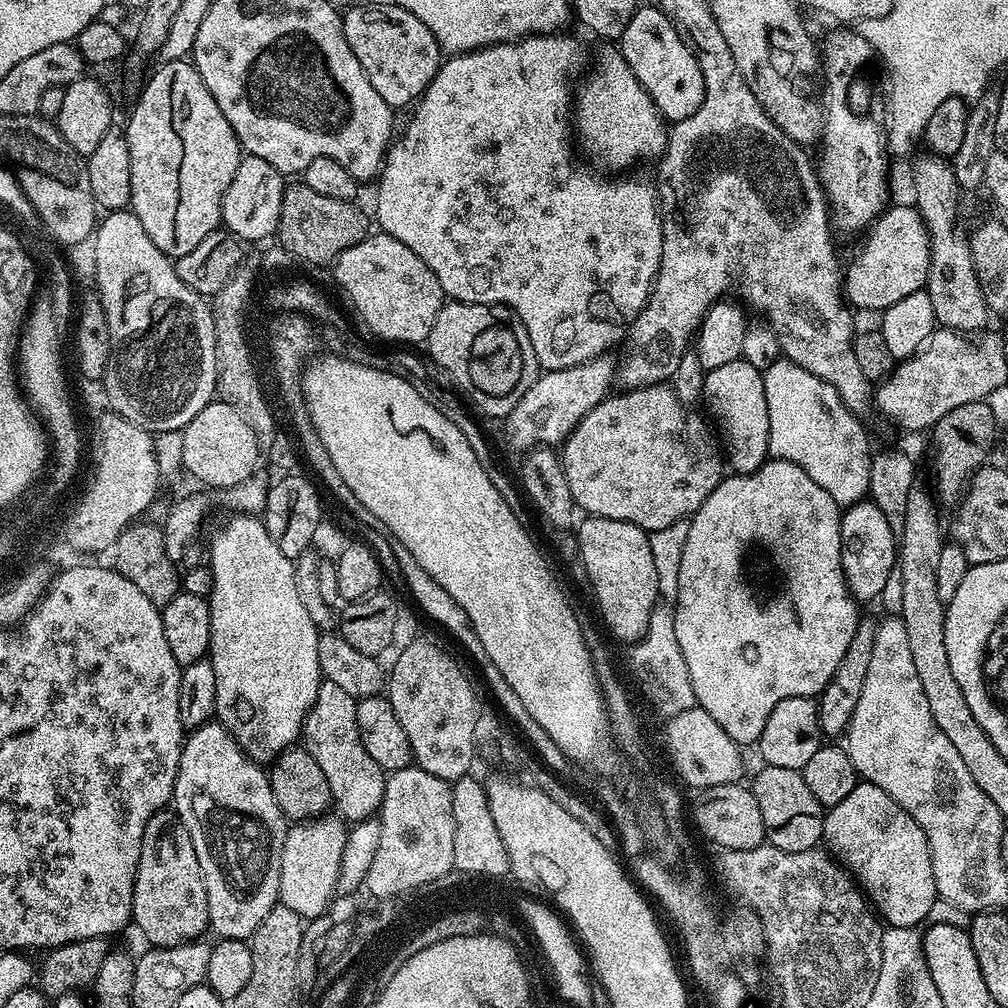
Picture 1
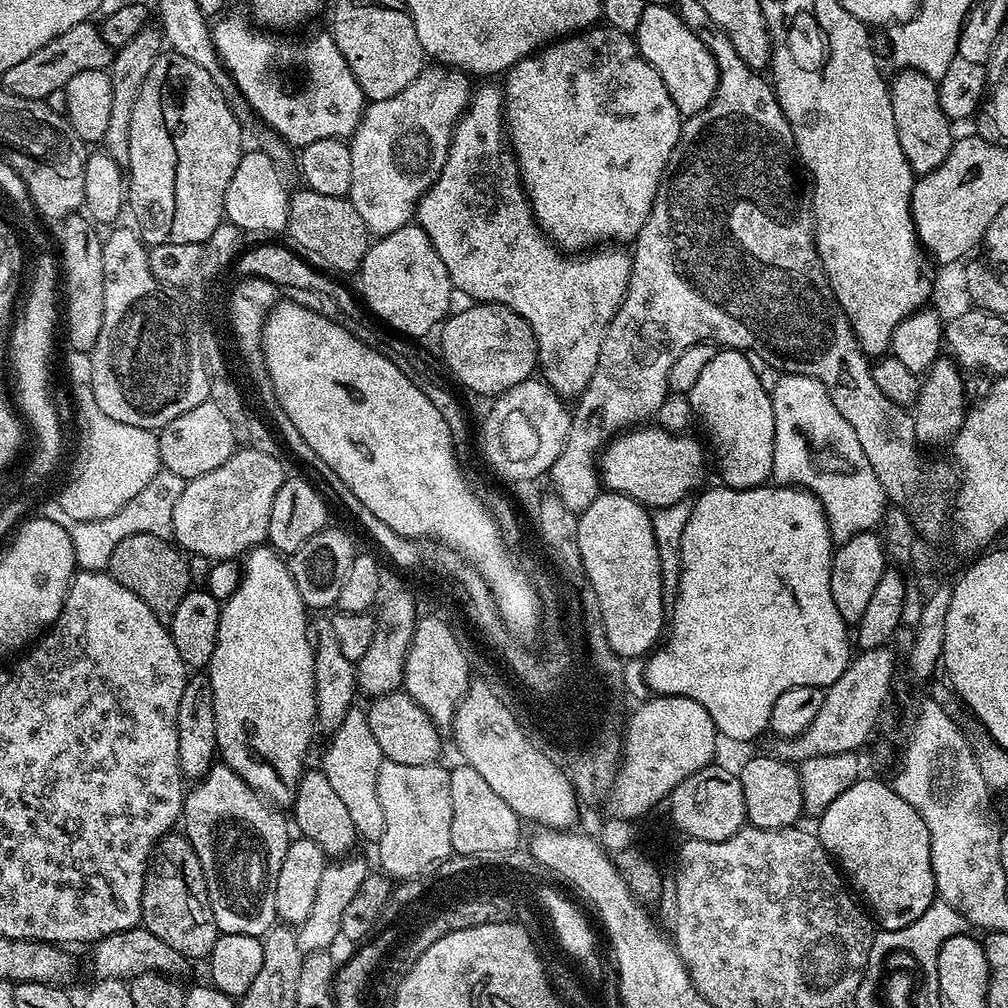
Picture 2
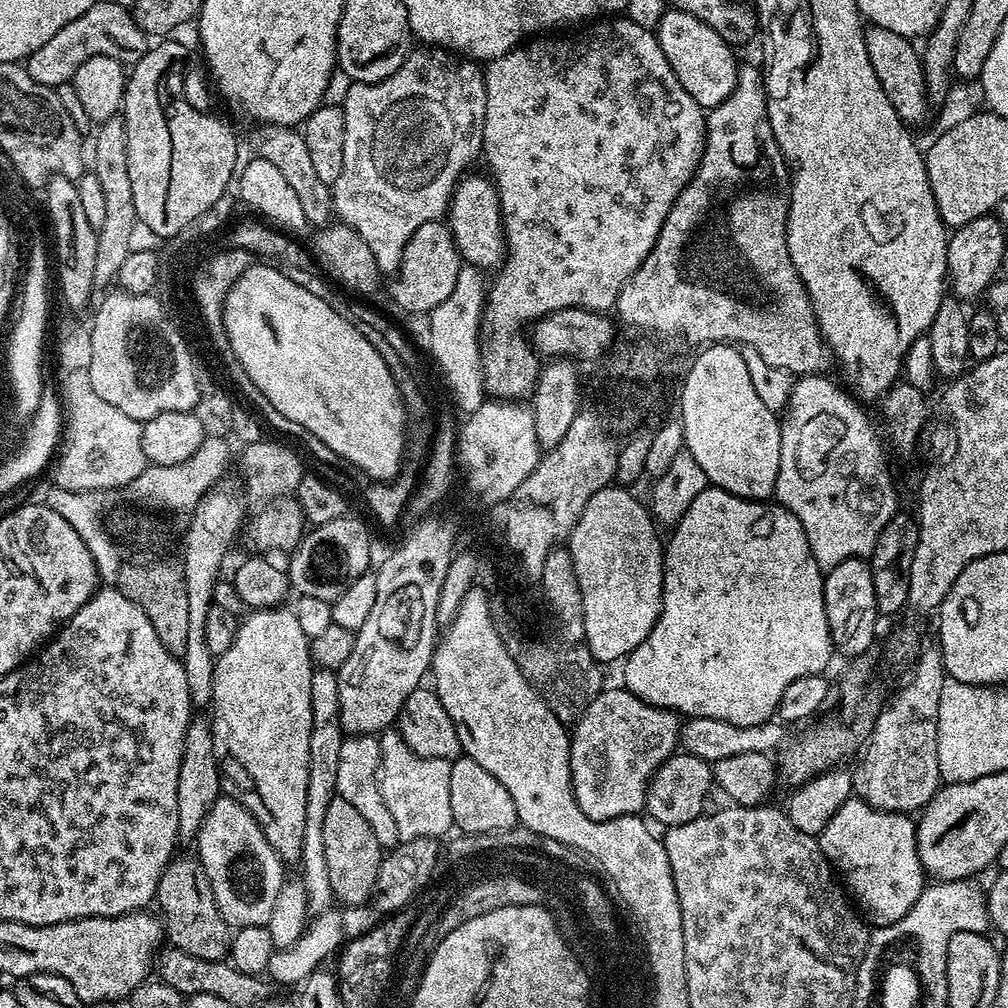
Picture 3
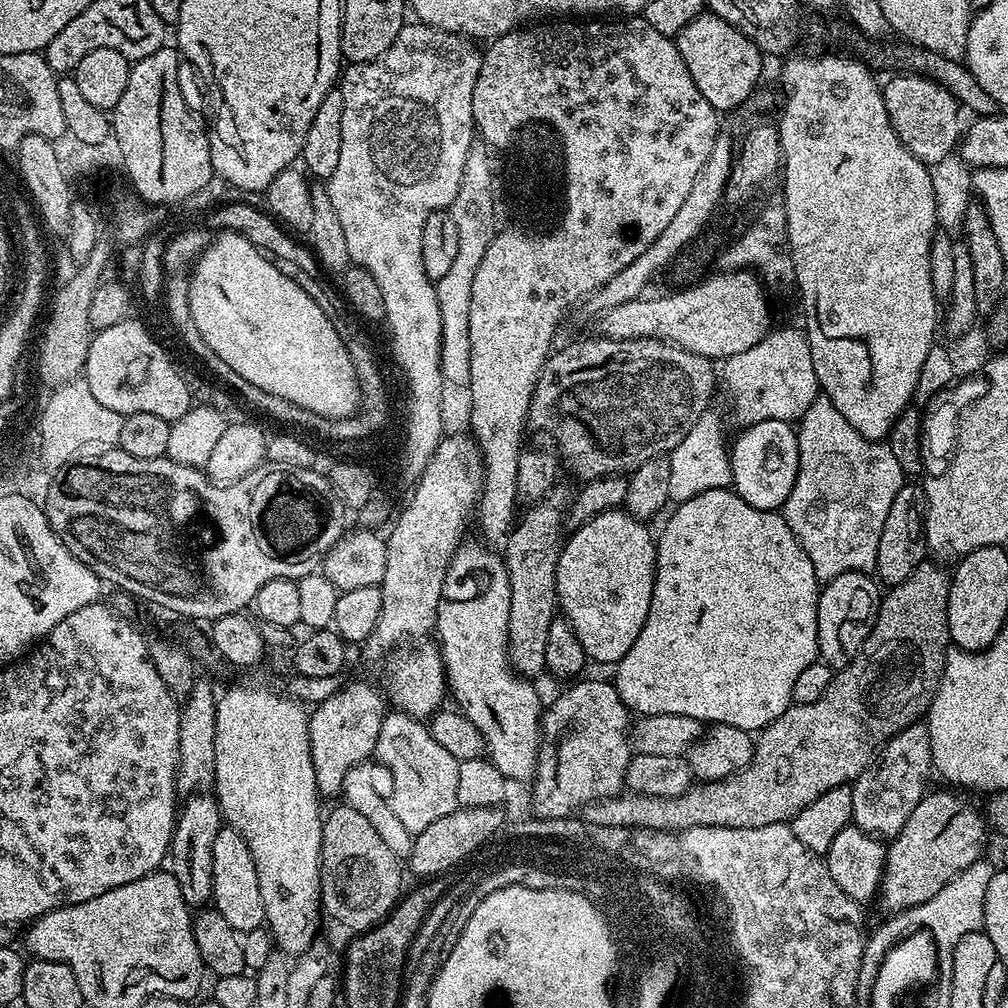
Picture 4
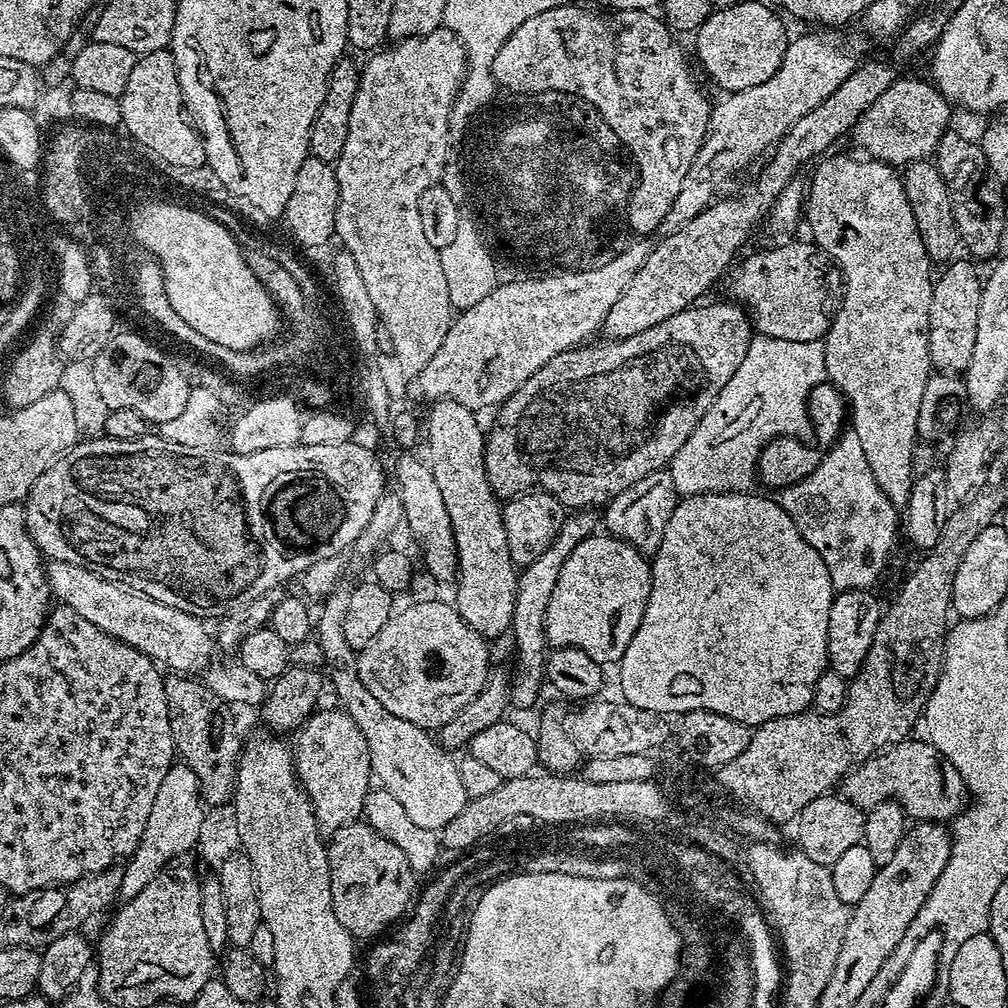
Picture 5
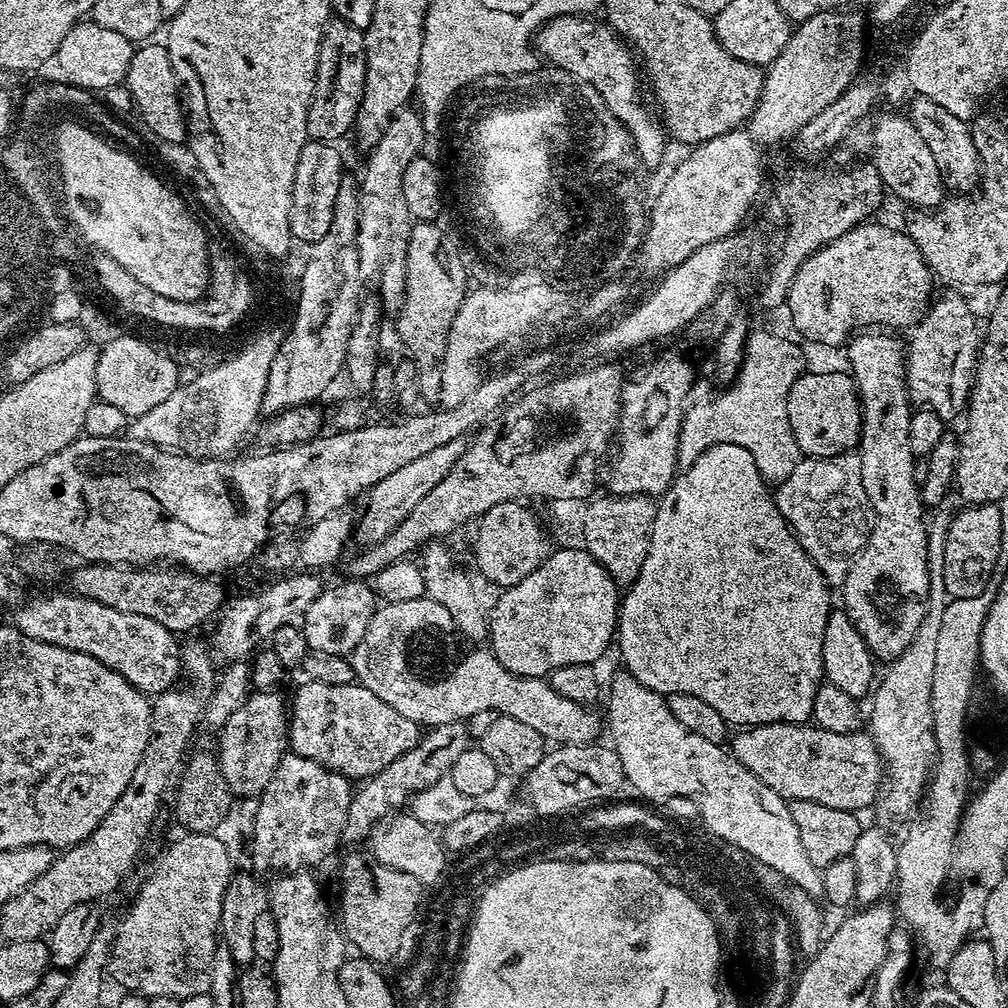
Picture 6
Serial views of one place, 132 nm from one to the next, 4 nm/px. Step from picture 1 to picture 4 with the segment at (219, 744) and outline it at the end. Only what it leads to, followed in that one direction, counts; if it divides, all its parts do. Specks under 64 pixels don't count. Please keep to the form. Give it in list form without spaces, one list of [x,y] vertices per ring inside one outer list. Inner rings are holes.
[[[231,826],[221,827],[218,838],[212,843],[214,870],[212,871],[212,898],[214,911],[222,914],[226,922],[241,934],[261,927],[264,924],[264,907],[258,890],[258,872],[250,858],[250,850],[243,838]]]

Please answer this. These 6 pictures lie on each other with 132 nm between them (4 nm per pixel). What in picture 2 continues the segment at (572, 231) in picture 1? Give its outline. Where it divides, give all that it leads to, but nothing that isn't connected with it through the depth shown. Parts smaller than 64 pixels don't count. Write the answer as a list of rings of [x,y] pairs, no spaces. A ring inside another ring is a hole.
[[[484,82],[484,84],[475,89],[472,94],[472,99],[468,105],[468,109],[464,112],[464,115],[460,117],[458,123],[456,123],[456,128],[452,132],[452,145],[448,148],[448,157],[446,158],[446,162],[442,166],[442,170],[438,174],[438,178],[436,181],[433,182],[432,185],[428,188],[428,191],[424,193],[423,196],[420,198],[420,203],[417,204],[416,210],[414,213],[414,220],[415,223],[420,225],[420,229],[424,231],[430,238],[430,242],[434,246],[434,250],[438,250],[438,258],[442,258],[442,263],[446,265],[446,270],[450,274],[450,278],[452,279],[452,286],[453,289],[457,293],[465,292],[468,296],[473,296],[471,299],[476,302],[487,302],[489,304],[505,304],[510,310],[514,310],[516,313],[519,314],[532,327],[532,333],[534,334],[534,338],[536,339],[536,358],[538,361],[538,372],[539,375],[542,377],[544,383],[550,385],[554,391],[559,394],[559,396],[565,398],[579,398],[579,396],[586,390],[586,386],[590,382],[590,378],[594,378],[594,370],[598,366],[598,354],[602,350],[602,342],[604,341],[605,335],[608,331],[608,327],[610,326],[610,322],[614,318],[614,314],[620,309],[620,303],[624,301],[624,295],[626,294],[626,290],[628,289],[628,283],[630,282],[630,274],[632,273],[632,258],[631,255],[626,251],[623,252],[623,247],[620,246],[604,246],[601,247],[599,250],[592,250],[589,251],[587,254],[569,254],[559,248],[556,247],[555,244],[552,243],[551,240],[548,239],[547,236],[541,232],[540,227],[536,225],[536,219],[532,217],[532,208],[528,205],[528,194],[524,191],[524,183],[520,181],[520,168],[516,164],[516,158],[512,154],[512,150],[510,147],[510,143],[508,141],[508,137],[506,135],[506,125],[504,123],[504,97],[502,95],[501,89],[499,87],[496,88],[494,85],[495,83],[492,82]]]

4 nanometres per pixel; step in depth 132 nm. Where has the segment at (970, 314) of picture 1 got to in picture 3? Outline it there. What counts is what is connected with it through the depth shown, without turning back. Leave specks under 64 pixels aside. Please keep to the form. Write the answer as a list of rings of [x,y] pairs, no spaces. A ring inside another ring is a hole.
[[[877,24],[865,27],[864,41],[866,54],[870,54],[870,66],[874,66],[874,74],[878,74],[878,82],[882,82],[882,90],[886,90],[886,98],[890,98],[890,106],[894,106],[898,118],[909,126],[922,123],[928,116],[930,99],[921,53],[912,49],[913,41]]]

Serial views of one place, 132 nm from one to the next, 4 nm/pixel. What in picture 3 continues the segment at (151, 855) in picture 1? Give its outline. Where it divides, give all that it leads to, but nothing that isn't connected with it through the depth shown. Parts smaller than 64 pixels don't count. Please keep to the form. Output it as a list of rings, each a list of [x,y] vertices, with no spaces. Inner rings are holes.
[[[177,855],[168,863],[158,882],[154,904],[160,907],[158,915],[163,935],[171,947],[185,951],[194,958],[224,960],[232,945],[233,929],[222,918],[214,902],[214,890],[210,890],[206,870],[199,859],[189,856]]]

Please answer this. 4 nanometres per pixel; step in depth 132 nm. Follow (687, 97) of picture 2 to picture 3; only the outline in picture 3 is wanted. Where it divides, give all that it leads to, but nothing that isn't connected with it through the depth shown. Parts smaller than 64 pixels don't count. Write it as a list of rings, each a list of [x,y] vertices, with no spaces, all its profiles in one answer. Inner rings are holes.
[[[673,8],[665,11],[655,34],[662,46],[662,54],[666,54],[666,62],[670,62],[670,70],[678,74],[678,82],[686,86],[686,94],[690,94],[690,98],[694,98],[701,108],[711,110],[718,107],[728,97],[730,90],[734,90],[738,59],[732,53],[735,52],[733,45],[710,30],[706,22],[698,22],[694,14]]]

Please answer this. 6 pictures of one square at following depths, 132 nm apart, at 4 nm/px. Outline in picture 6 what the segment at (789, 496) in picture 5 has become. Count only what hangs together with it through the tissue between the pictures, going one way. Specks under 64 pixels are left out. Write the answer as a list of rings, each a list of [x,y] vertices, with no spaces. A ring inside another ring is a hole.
[[[855,451],[844,452],[839,456],[804,458],[790,474],[790,478],[779,481],[774,499],[782,518],[787,522],[797,542],[806,554],[816,563],[829,585],[843,585],[857,554],[866,546],[870,531],[870,509],[866,498],[866,486],[862,486],[862,466]]]

